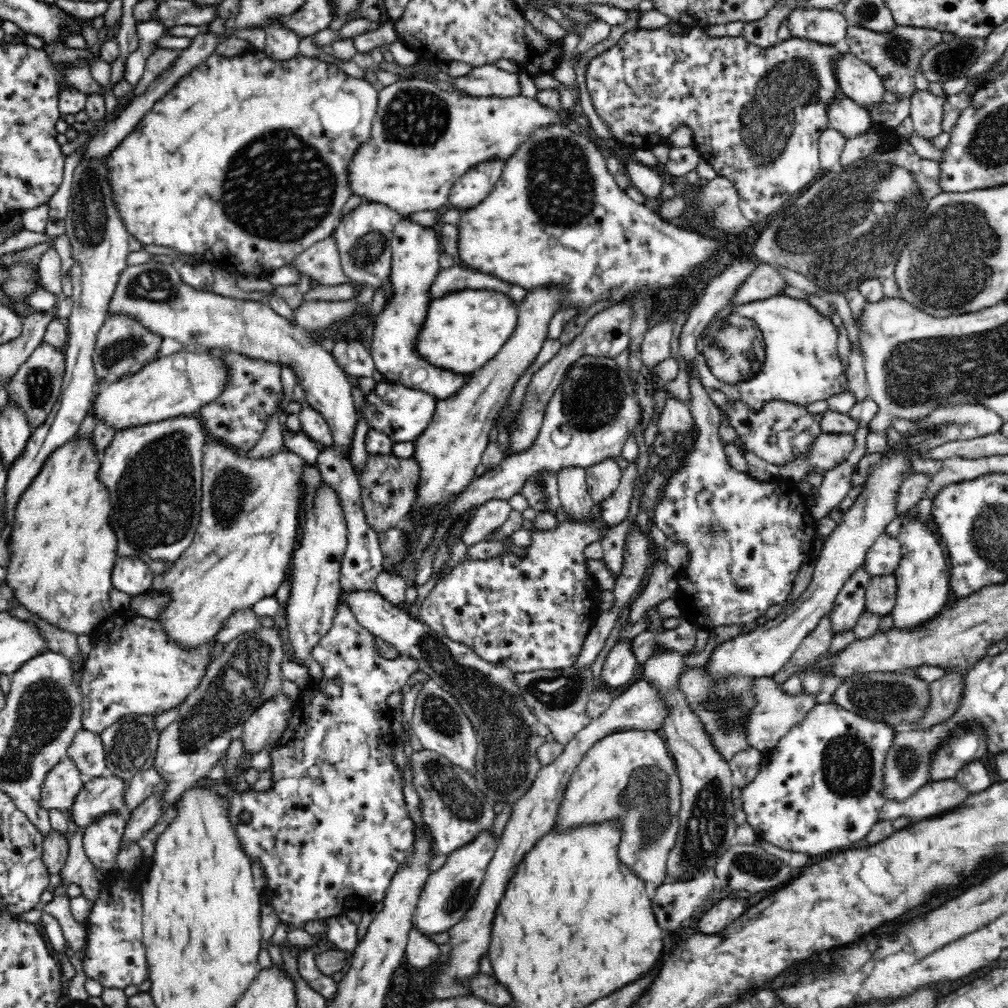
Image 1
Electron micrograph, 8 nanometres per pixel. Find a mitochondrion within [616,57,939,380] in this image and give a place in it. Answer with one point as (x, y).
(852, 227)

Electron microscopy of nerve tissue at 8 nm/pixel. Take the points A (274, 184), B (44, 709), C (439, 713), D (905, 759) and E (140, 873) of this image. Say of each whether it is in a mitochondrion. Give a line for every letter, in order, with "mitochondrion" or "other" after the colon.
A: mitochondrion
B: mitochondrion
C: mitochondrion
D: mitochondrion
E: other

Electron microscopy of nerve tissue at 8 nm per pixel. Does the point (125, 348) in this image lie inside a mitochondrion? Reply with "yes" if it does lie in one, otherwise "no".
yes

